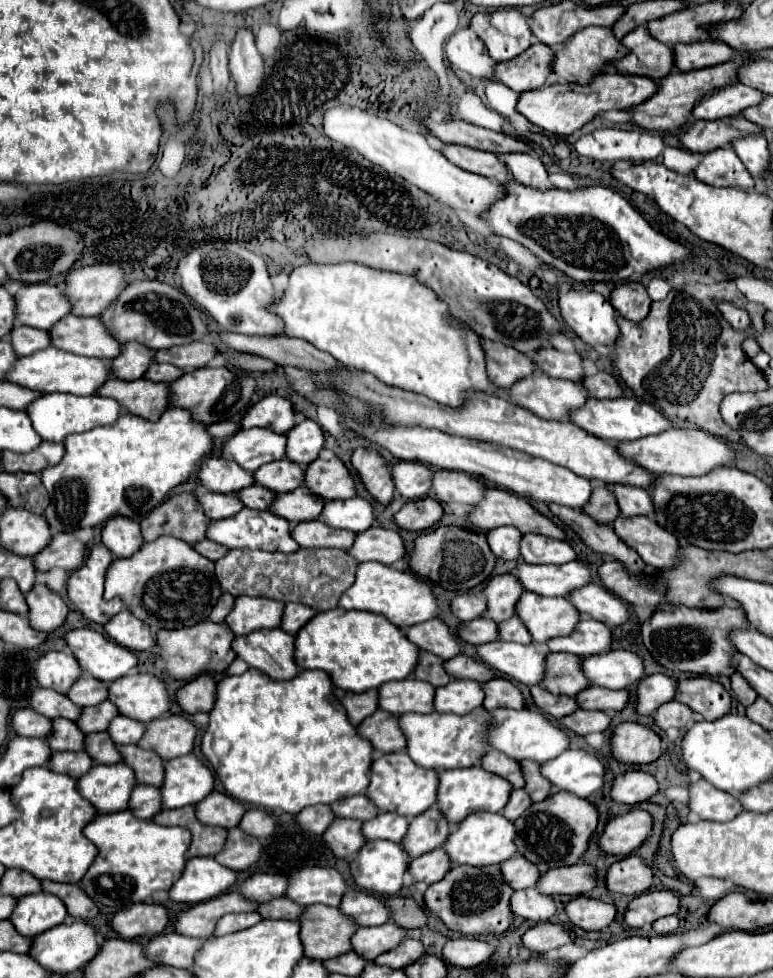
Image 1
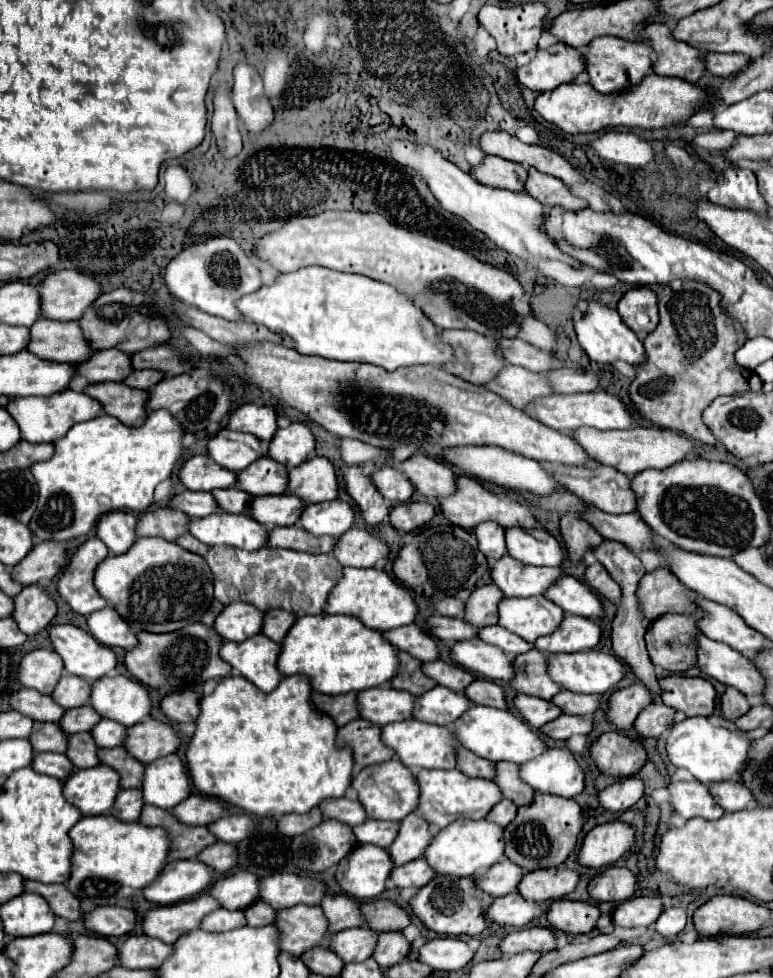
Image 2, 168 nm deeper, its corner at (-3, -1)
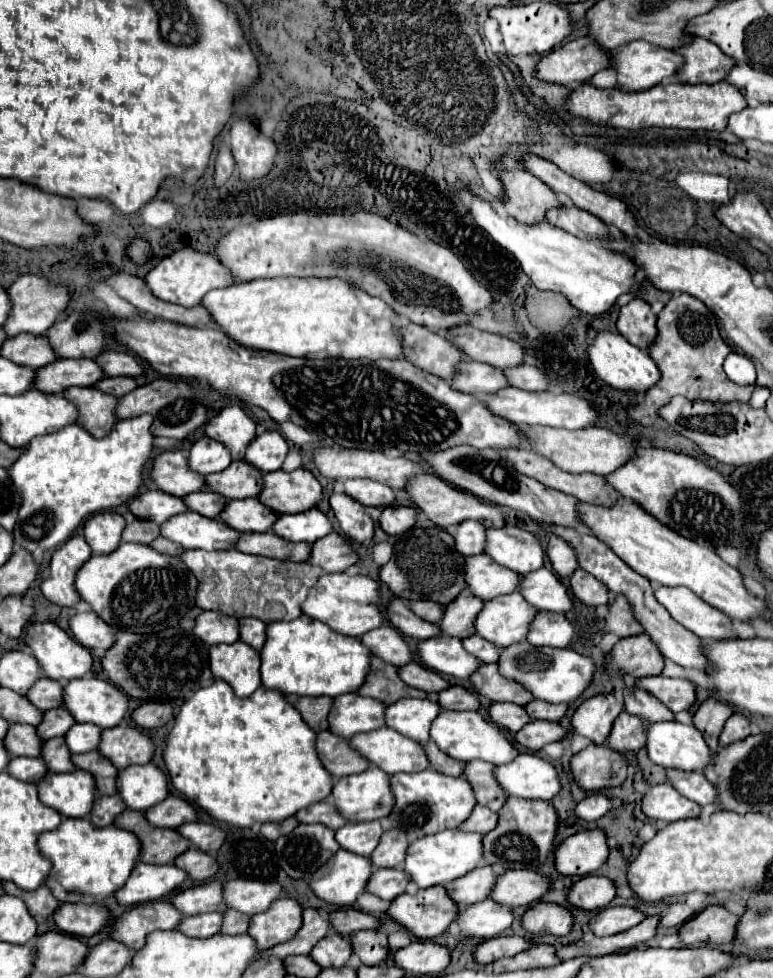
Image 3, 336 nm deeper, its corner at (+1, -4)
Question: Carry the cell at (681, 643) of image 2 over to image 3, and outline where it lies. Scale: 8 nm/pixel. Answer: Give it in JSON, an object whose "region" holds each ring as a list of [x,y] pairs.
{"region":[[[642,632],[638,636],[618,640],[612,652],[608,654],[606,664],[610,670],[618,670],[634,678],[644,678],[662,674],[664,656],[658,650],[656,642]]]}

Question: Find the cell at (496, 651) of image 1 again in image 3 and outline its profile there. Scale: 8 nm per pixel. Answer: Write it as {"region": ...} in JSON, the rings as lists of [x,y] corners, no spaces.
{"region":[[[440,634],[436,638],[418,642],[418,650],[424,664],[444,676],[466,680],[482,666],[482,662],[478,662],[476,656],[466,652],[462,640],[454,636]]]}

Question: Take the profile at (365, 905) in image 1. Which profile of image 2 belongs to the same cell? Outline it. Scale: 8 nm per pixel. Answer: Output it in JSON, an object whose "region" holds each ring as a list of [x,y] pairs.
{"region":[[[326,895],[320,903],[328,919],[328,933],[338,933],[350,927],[364,925],[360,905],[348,895]]]}

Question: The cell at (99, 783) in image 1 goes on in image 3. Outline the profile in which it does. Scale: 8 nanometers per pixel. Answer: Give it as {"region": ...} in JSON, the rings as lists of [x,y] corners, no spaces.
{"region":[[[74,770],[74,772],[66,772],[66,774],[48,772],[44,776],[44,780],[38,784],[38,792],[40,792],[40,800],[44,804],[48,804],[50,808],[58,810],[62,816],[88,818],[92,808],[94,808],[94,798],[98,794],[98,788],[94,788],[94,776],[90,776],[90,772]]]}

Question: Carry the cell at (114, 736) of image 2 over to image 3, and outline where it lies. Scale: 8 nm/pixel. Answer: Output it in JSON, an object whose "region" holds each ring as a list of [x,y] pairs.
{"region":[[[74,724],[74,728],[70,728],[64,738],[72,754],[90,752],[98,748],[102,740],[102,728],[96,728],[96,724]]]}

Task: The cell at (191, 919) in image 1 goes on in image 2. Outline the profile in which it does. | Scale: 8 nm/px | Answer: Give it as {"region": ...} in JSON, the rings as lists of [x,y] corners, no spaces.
{"region":[[[202,893],[202,897],[194,897],[190,901],[148,909],[142,915],[142,933],[170,945],[182,933],[198,929],[202,917],[218,907],[218,901]]]}

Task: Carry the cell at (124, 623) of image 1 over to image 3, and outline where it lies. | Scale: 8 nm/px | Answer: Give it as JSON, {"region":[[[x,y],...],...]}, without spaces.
{"region":[[[96,612],[76,614],[70,620],[70,630],[74,640],[90,650],[108,650],[116,642],[114,630]]]}

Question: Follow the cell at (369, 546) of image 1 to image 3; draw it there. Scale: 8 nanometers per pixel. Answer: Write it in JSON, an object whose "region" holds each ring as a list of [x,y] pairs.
{"region":[[[332,532],[322,540],[312,544],[310,564],[318,564],[326,572],[344,572],[358,562],[358,554],[352,548],[352,542],[342,534]]]}

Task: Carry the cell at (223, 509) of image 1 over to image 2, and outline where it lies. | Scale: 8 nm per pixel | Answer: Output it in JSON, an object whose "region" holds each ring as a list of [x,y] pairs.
{"region":[[[182,491],[174,495],[168,505],[170,509],[182,509],[192,519],[206,517],[220,511],[212,493],[200,493],[200,491]]]}

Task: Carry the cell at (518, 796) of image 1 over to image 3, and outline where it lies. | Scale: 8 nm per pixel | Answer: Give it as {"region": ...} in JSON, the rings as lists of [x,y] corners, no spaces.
{"region":[[[476,806],[470,820],[466,820],[466,824],[462,824],[460,828],[466,828],[468,832],[482,832],[488,834],[490,830],[494,830],[498,824],[498,816],[496,812],[492,812],[486,806]]]}

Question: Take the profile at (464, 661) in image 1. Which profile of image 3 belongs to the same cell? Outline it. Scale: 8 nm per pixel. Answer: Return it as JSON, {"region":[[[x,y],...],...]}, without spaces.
{"region":[[[410,662],[406,666],[400,668],[400,676],[408,686],[426,690],[428,694],[438,694],[442,690],[448,690],[452,684],[448,680],[444,680],[440,674],[436,674],[434,670],[428,670],[424,666],[420,666],[418,662]]]}

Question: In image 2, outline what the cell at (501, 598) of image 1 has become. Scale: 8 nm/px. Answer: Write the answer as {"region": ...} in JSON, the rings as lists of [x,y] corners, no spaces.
{"region":[[[482,585],[476,587],[468,601],[466,601],[466,613],[464,613],[464,621],[474,625],[474,627],[486,627],[486,625],[494,625],[498,621],[496,615],[496,607],[500,603],[504,595],[500,593],[500,589],[496,585]]]}

